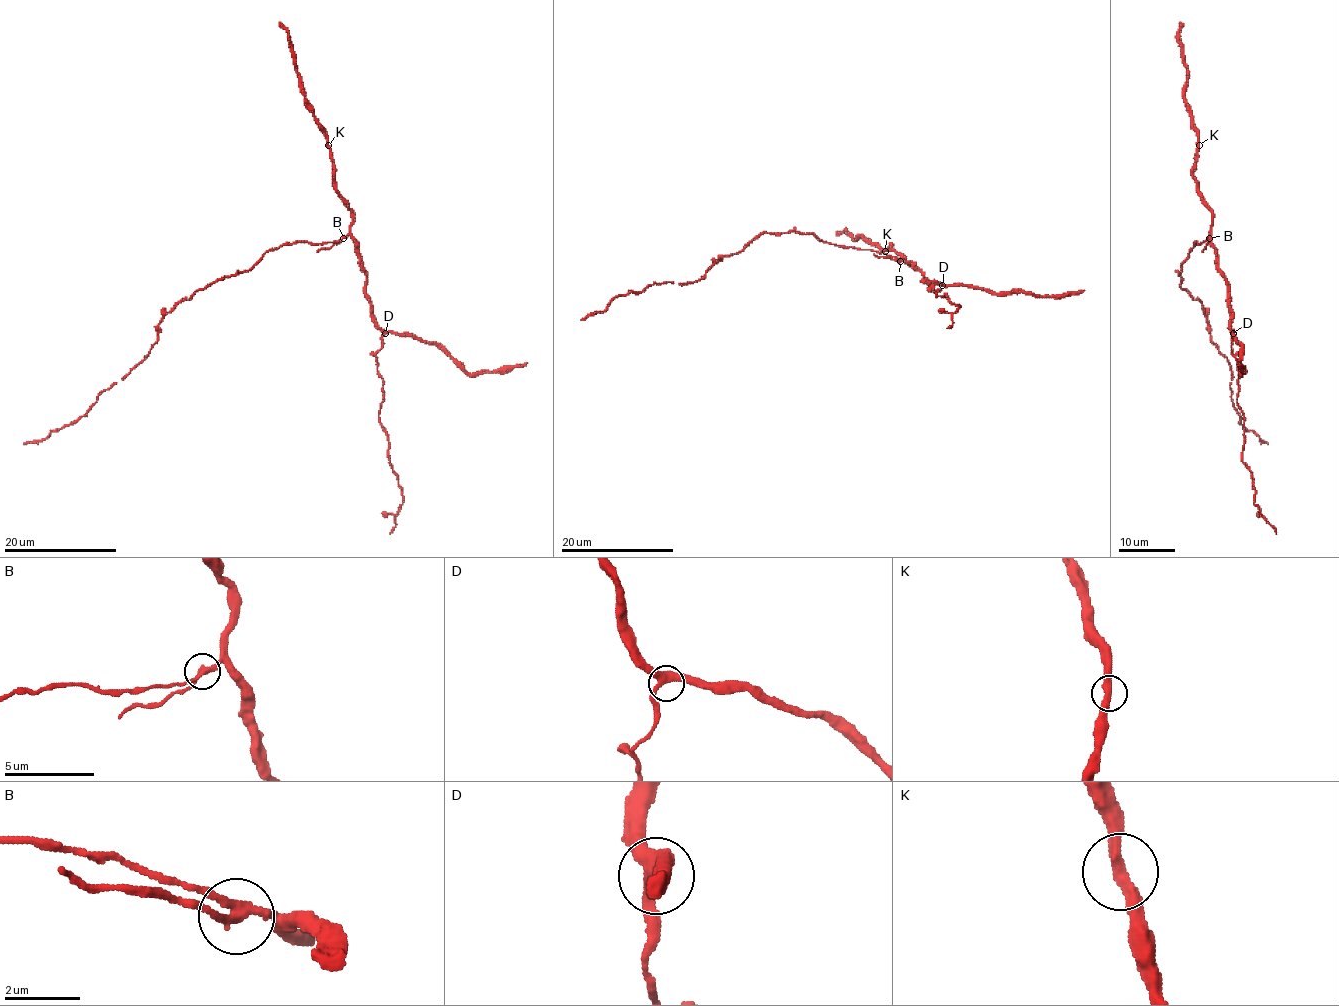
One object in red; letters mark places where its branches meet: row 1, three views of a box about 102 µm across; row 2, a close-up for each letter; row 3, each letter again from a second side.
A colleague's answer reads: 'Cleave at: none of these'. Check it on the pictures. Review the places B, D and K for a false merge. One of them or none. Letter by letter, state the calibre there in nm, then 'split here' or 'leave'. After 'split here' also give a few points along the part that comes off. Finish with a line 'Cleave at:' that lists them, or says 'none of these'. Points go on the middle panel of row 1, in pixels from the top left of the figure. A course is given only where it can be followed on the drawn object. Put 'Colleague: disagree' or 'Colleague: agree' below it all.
B: 260 nm thick; split here; foreign part runs (900, 261), (874, 254)
D: 360 nm thick; leave
K: 340 nm thick; leave
Cleave at: B
Colleague: disagree

